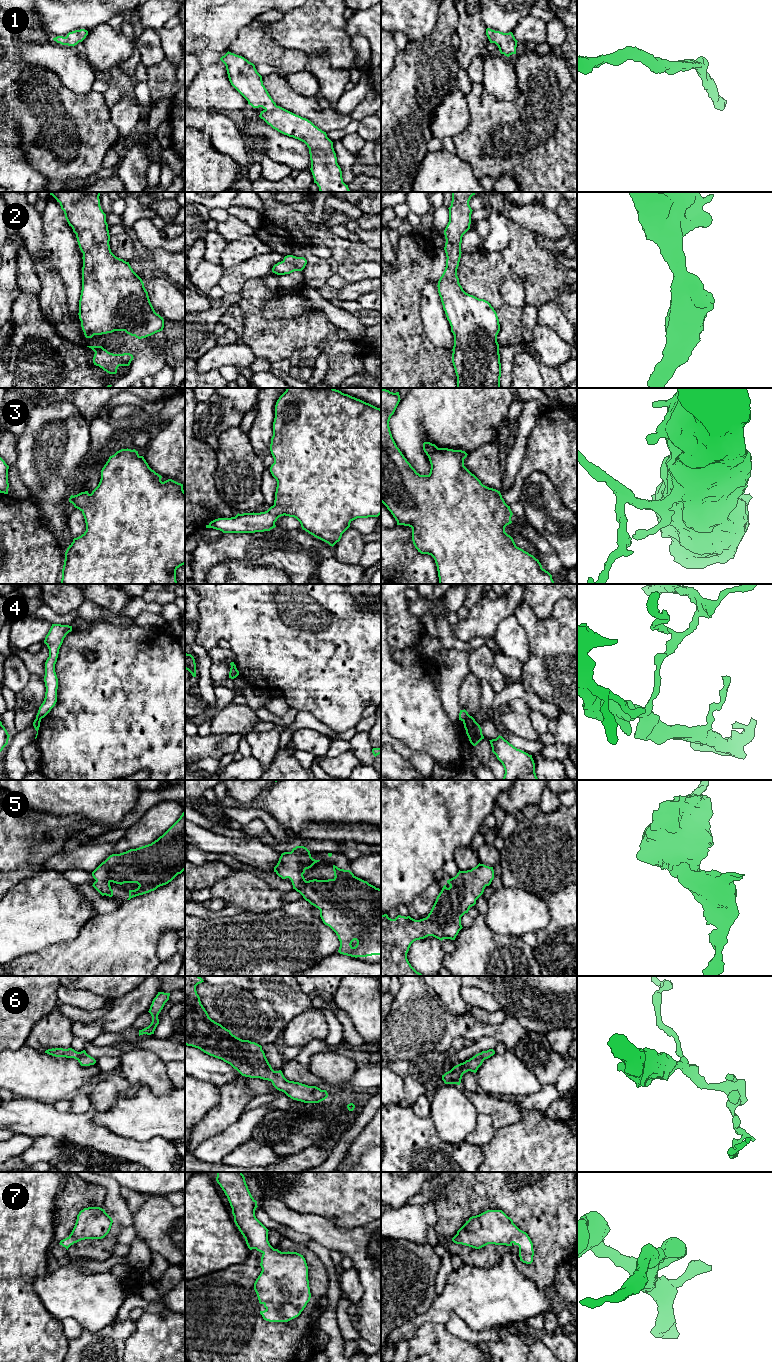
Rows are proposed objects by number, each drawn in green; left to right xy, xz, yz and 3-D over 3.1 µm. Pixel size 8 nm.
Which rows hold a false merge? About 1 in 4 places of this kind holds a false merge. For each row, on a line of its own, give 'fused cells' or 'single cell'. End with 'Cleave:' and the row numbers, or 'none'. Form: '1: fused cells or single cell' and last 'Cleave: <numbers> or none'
1: single cell
2: single cell
3: single cell
4: fused cells
5: single cell
6: single cell
7: single cell
Cleave: 4

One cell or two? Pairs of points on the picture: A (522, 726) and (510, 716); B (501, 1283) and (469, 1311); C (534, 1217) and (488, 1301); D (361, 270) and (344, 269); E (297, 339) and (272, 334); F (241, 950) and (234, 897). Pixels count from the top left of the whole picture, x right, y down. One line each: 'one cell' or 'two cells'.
A: one cell
B: one cell
C: two cells
D: one cell
E: one cell
F: two cells

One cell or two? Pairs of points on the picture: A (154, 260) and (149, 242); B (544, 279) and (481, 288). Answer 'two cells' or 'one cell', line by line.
A: two cells
B: one cell

